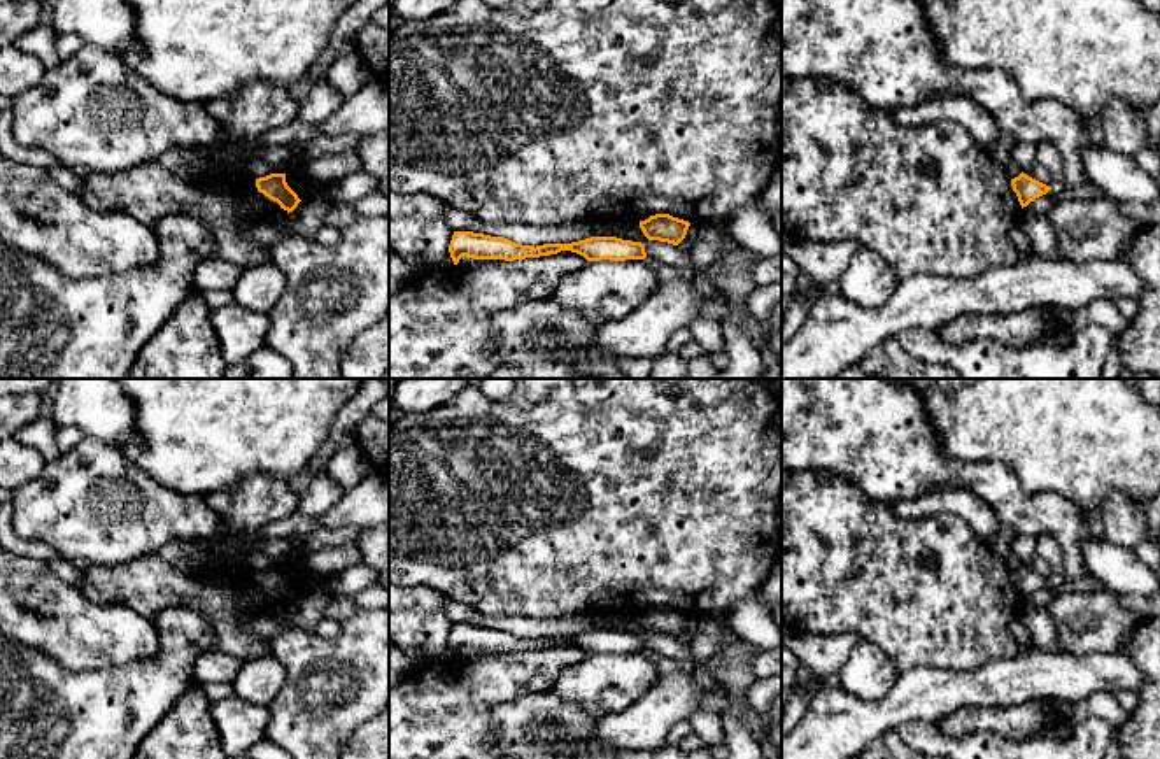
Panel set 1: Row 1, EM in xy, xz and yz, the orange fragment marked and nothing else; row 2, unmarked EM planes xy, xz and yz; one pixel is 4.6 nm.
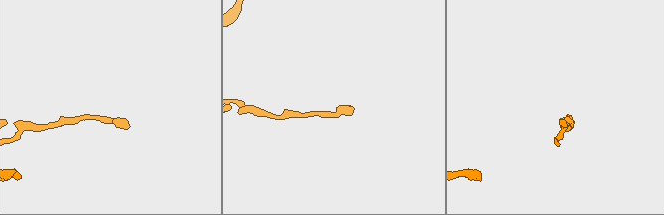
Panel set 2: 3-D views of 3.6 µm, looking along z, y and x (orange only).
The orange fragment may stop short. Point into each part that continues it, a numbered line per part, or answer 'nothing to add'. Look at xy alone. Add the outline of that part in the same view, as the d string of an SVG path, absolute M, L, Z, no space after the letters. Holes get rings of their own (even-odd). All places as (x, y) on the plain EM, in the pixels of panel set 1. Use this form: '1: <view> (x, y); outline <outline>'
nothing to add

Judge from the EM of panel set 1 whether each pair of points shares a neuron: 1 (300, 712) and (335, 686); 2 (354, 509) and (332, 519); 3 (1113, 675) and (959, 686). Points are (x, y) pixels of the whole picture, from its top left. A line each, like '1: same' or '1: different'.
1: same
2: same
3: same

